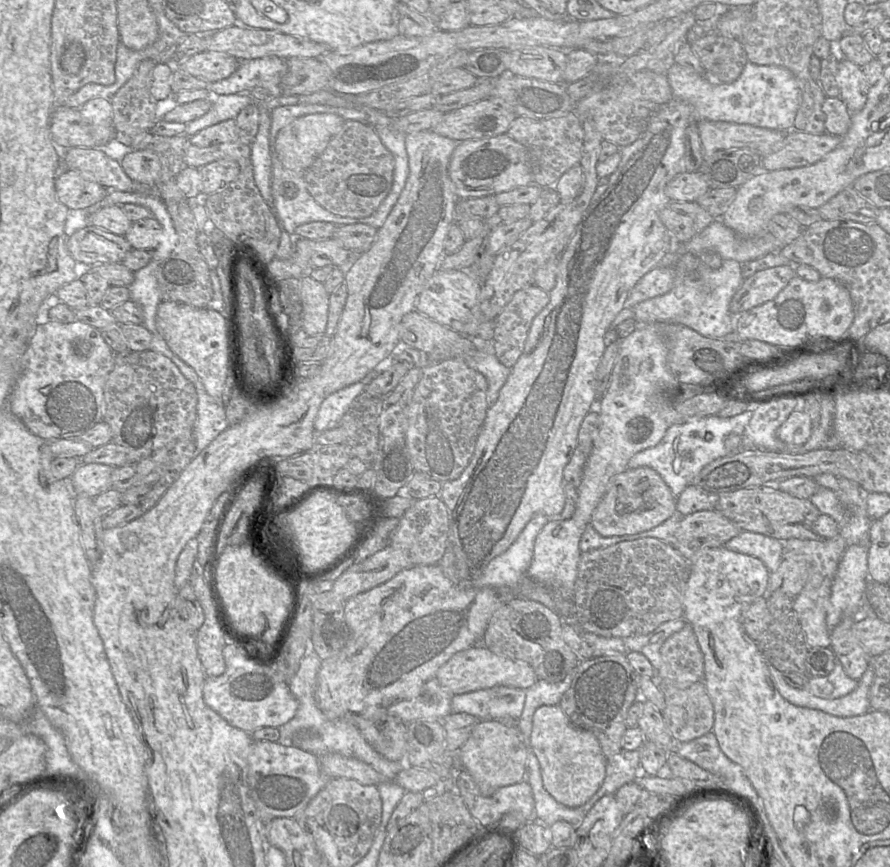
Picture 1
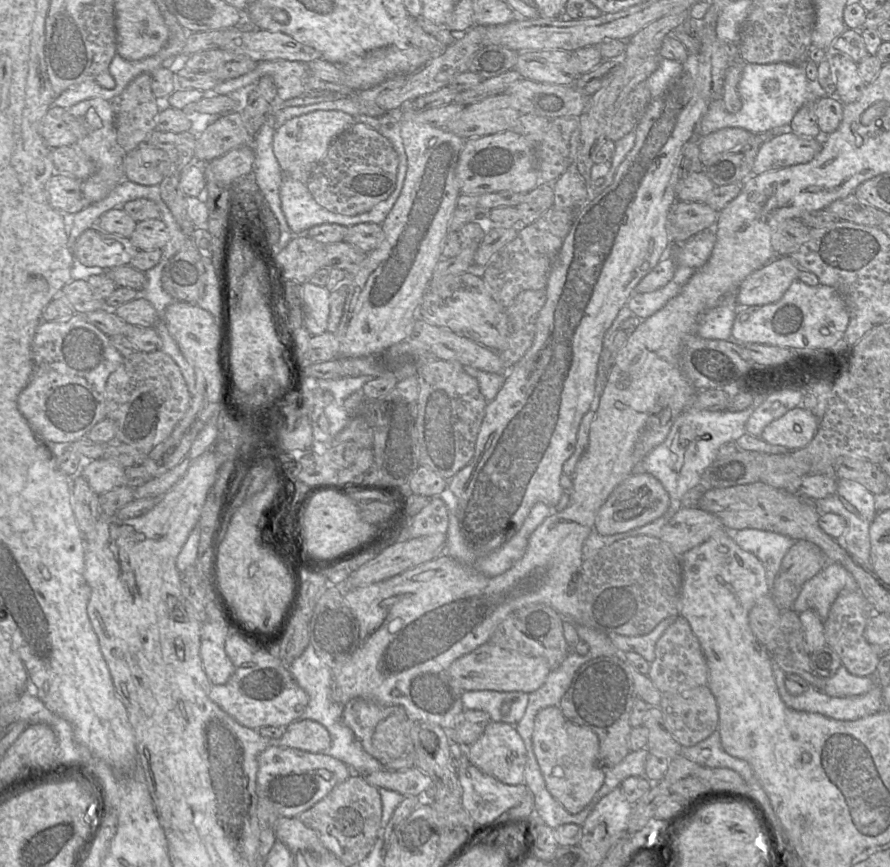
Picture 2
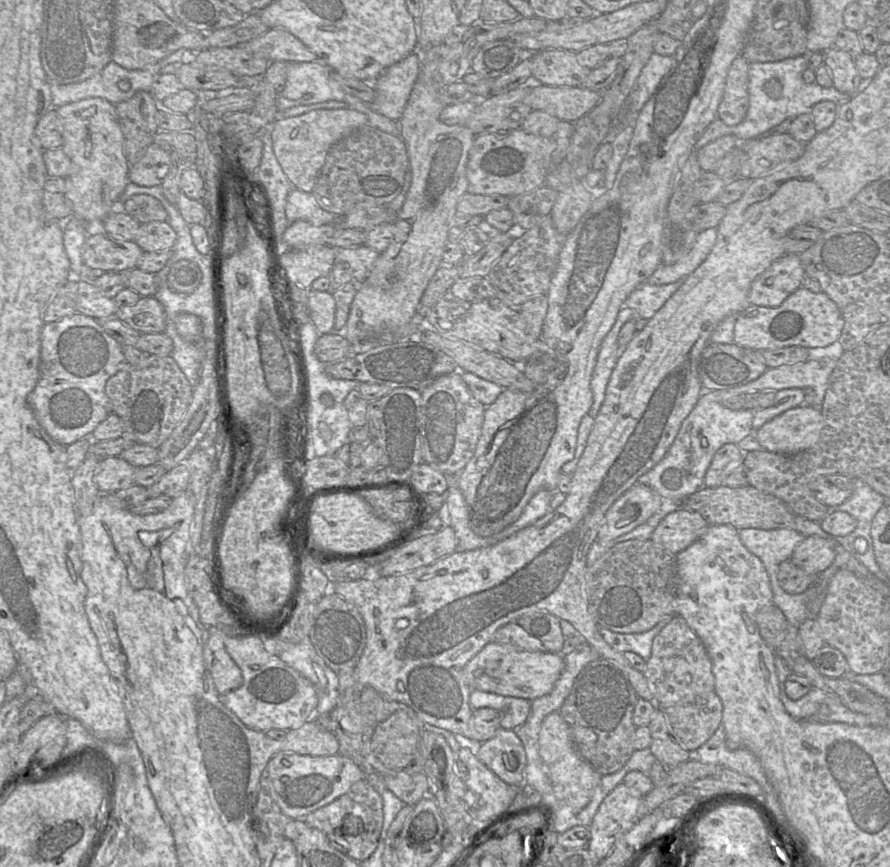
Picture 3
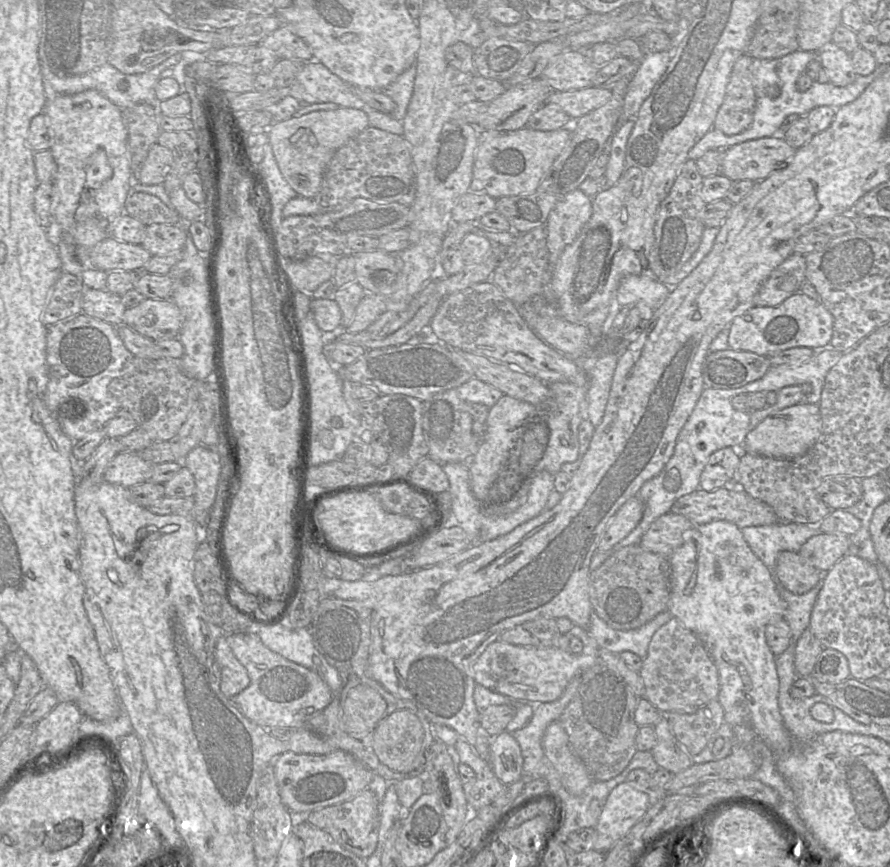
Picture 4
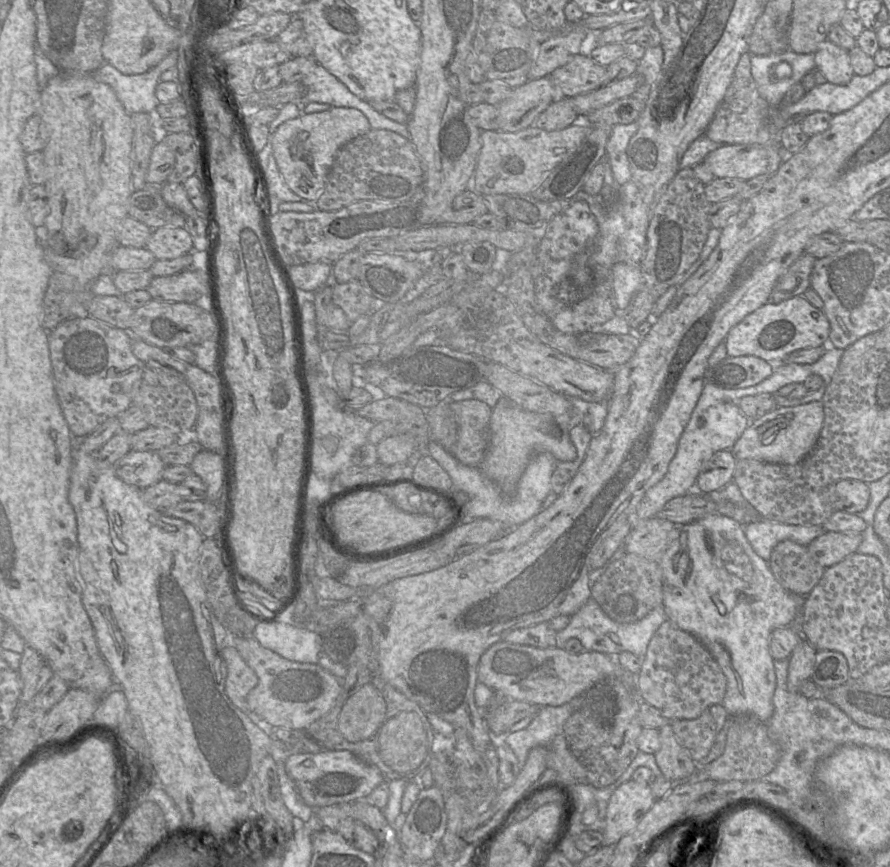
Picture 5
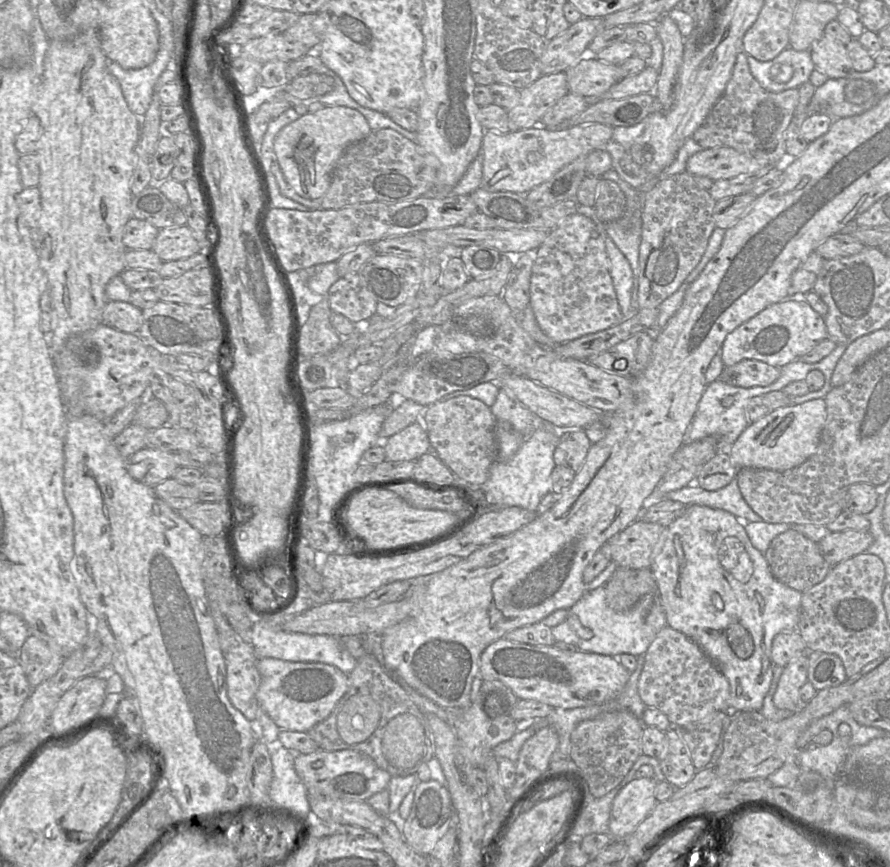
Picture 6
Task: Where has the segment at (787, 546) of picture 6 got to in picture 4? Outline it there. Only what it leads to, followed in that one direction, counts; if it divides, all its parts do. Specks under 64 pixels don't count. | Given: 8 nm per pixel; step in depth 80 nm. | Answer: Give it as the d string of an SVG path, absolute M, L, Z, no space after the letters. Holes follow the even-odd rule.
M792 551L780 552L773 570L774 578L794 594L812 589L824 573L813 567L799 552Z

